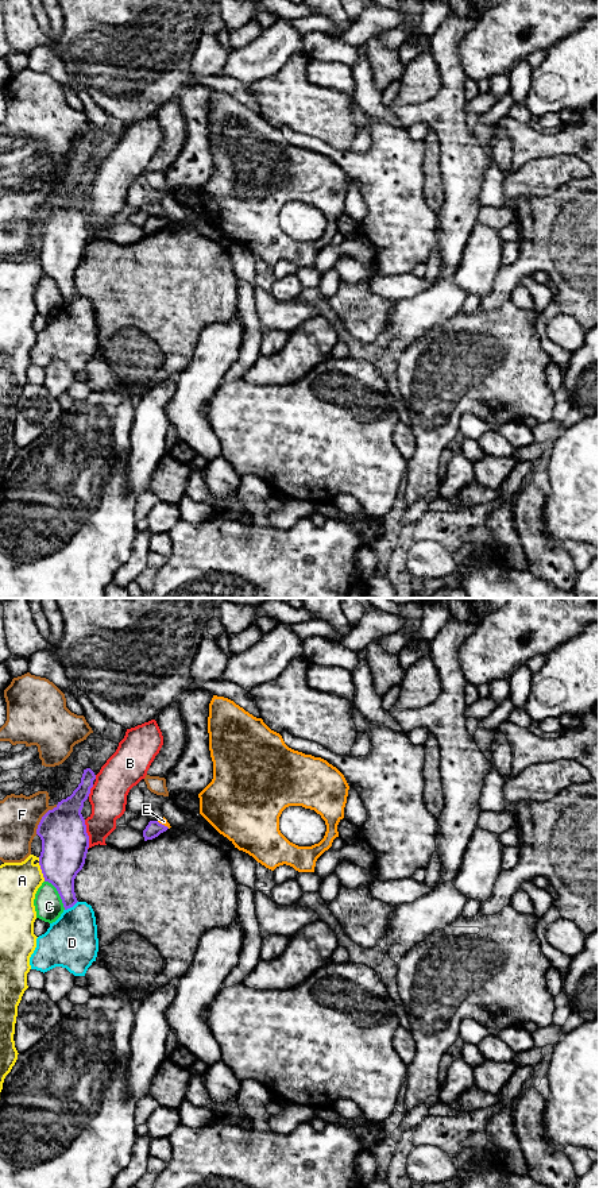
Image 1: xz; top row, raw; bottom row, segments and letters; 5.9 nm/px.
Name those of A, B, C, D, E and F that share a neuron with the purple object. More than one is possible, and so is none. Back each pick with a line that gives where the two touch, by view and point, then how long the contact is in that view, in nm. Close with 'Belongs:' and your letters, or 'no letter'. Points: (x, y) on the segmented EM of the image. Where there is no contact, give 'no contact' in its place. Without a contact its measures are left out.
Belongs: no letter

